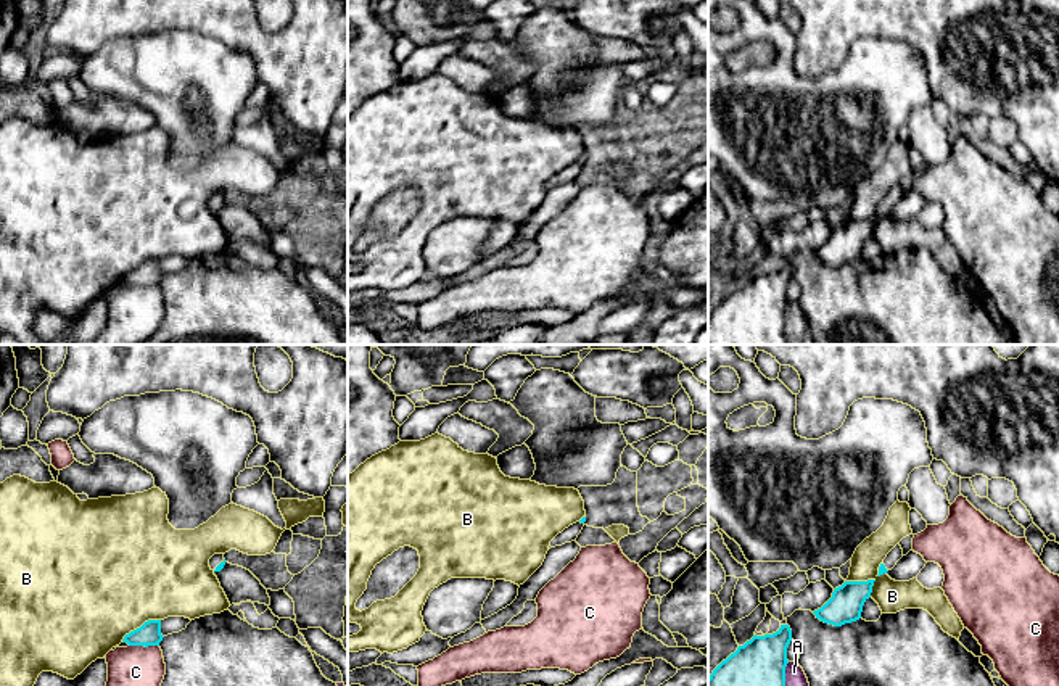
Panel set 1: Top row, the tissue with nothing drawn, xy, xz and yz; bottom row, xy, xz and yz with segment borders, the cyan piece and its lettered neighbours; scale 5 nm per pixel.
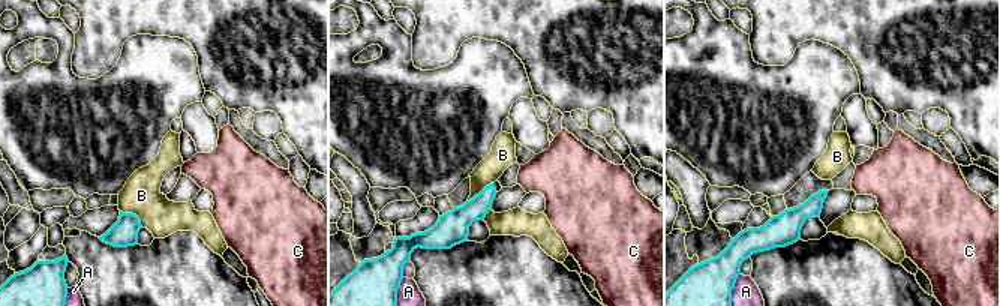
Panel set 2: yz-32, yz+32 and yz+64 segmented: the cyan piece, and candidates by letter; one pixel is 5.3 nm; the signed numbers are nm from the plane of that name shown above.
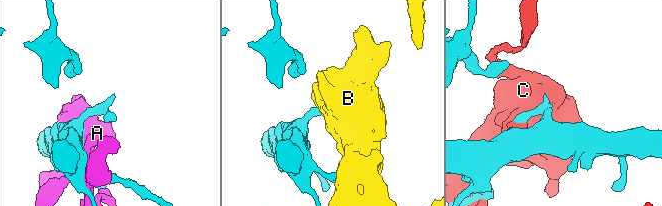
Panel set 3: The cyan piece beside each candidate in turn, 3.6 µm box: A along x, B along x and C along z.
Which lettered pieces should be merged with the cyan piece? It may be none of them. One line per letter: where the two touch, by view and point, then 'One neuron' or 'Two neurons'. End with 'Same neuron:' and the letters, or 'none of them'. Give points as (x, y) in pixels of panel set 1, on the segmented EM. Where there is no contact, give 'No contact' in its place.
A: Touches cyan at yz (784, 673). Two neurons
B: Touches cyan at yz (868, 580). Two neurons
C: Touches cyan at xy (144, 644). Two neurons
Same neuron: none of them

